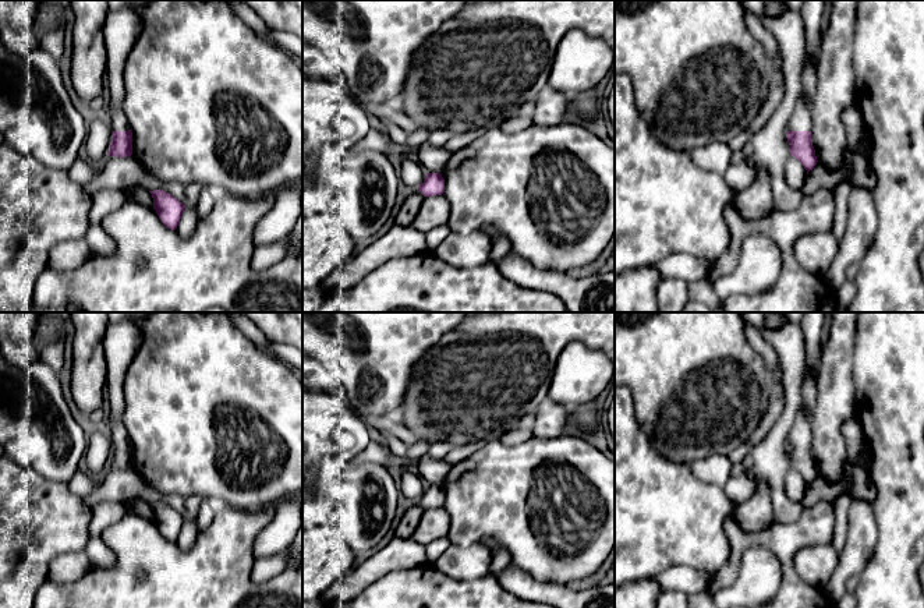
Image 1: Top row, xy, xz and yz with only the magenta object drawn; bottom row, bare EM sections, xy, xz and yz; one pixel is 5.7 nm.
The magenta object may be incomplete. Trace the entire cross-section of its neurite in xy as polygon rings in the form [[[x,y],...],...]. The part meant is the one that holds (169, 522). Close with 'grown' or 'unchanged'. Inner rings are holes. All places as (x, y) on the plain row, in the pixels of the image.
[[[153,502],[149,505],[152,506],[153,522],[156,523],[159,531],[166,540],[176,542],[184,524],[184,516],[162,502]]] | unchanged

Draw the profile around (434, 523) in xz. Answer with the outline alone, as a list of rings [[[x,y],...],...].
[[[443,508],[425,509],[411,540],[425,547],[436,538],[447,537],[449,524],[450,520]]]

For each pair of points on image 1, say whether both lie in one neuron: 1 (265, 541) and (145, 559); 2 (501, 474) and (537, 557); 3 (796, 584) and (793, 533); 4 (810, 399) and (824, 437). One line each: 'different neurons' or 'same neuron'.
1: different neurons
2: same neuron
3: same neuron
4: different neurons

